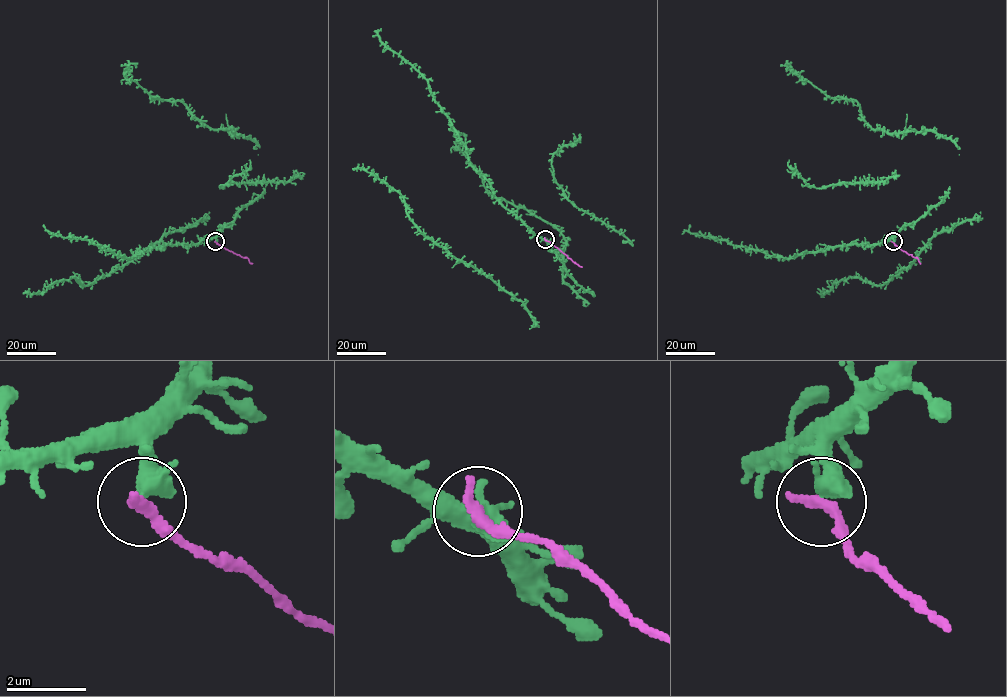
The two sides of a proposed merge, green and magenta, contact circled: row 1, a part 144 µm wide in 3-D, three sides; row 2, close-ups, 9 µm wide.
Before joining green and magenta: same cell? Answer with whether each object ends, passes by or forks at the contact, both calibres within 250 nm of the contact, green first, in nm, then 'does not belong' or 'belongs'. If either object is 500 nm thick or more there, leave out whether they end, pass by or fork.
550 nm thick on the green side, 360 nm on the other; does not belong

